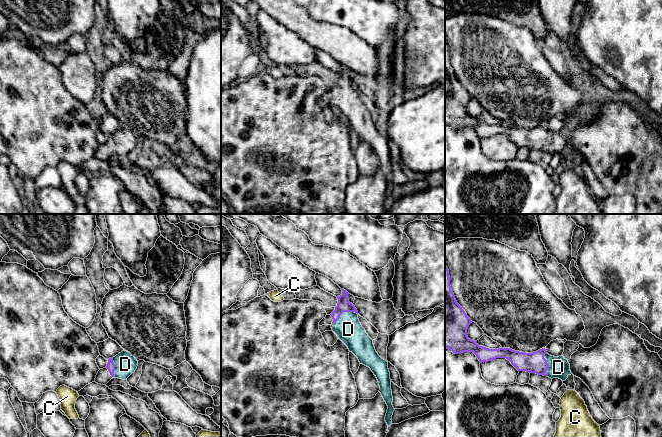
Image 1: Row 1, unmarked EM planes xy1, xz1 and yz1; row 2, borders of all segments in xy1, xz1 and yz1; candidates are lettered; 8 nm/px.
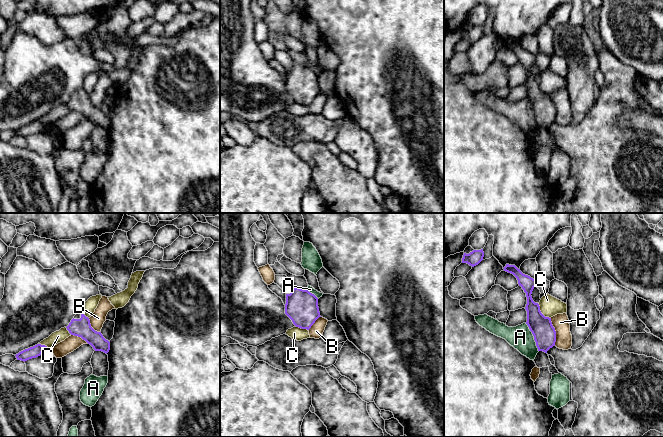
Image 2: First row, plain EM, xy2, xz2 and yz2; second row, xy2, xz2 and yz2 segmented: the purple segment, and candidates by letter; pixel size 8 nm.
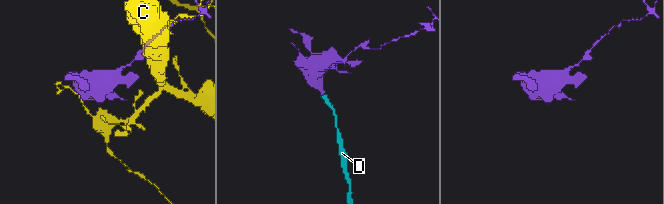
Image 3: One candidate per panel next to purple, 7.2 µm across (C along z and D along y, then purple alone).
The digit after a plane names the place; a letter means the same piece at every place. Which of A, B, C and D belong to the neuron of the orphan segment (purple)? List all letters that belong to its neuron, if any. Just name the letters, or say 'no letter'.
D

